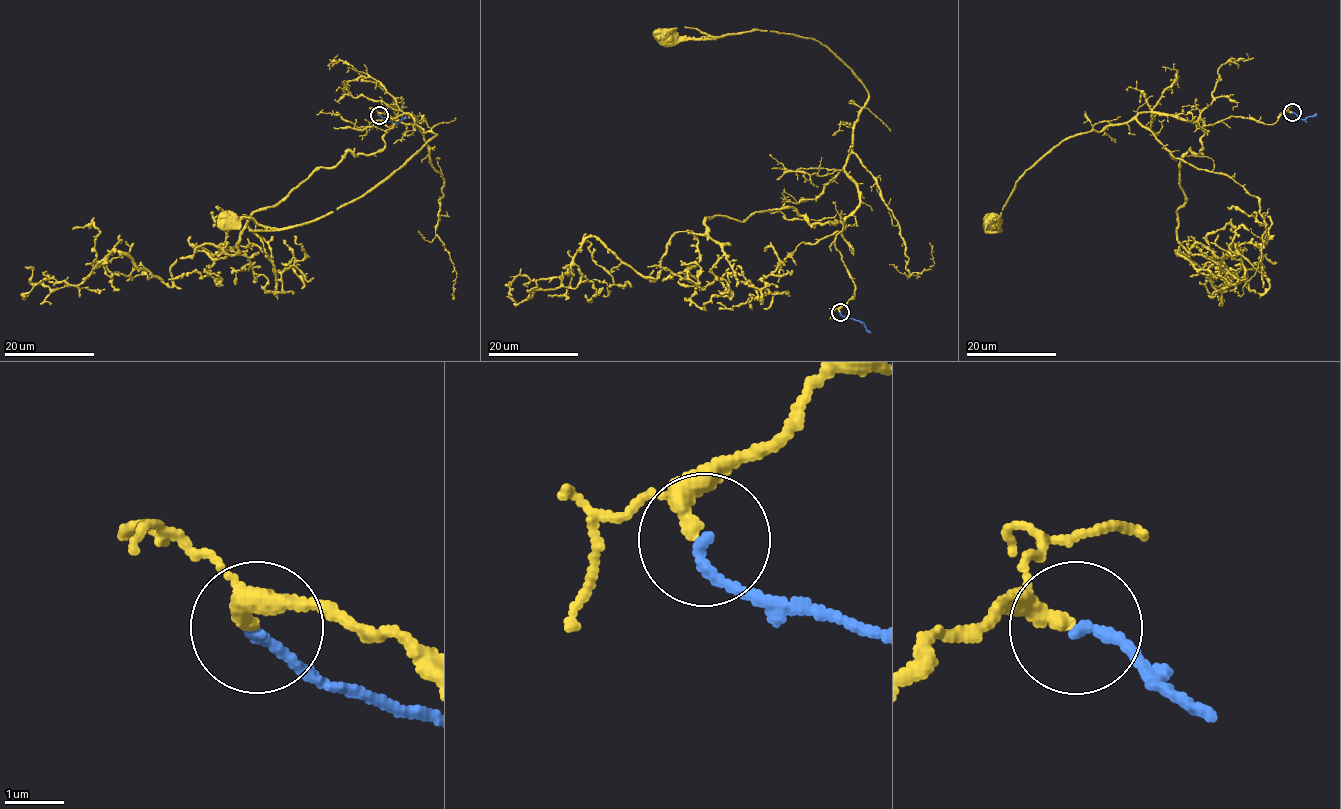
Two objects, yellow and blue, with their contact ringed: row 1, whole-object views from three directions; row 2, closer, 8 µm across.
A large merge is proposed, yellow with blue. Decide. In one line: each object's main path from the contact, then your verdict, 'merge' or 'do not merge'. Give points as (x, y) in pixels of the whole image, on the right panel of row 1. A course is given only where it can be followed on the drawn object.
yellow runs (1291, 113), (1272, 124), (1234, 116), (1205, 125), (1141, 112), (1073, 135), (1019, 177), (1000, 229), (992, 221); blue runs (1291, 113), (1303, 119), (1316, 115); merge

